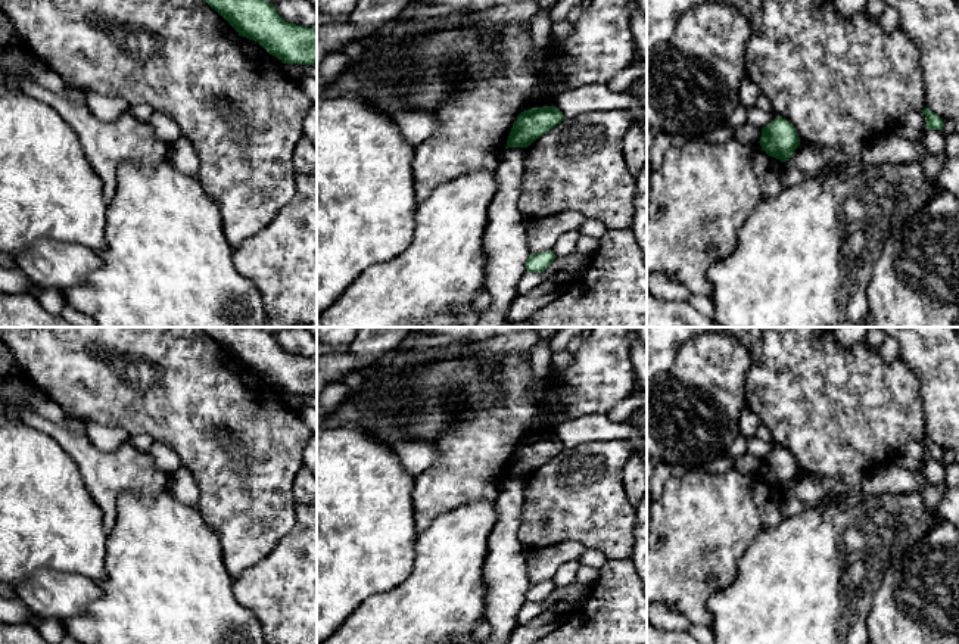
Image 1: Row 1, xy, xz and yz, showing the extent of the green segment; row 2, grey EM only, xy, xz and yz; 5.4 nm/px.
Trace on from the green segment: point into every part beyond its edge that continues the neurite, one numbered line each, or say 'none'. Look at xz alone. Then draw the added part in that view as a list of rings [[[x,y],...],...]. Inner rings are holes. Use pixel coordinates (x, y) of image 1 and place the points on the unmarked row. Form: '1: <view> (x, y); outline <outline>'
none

